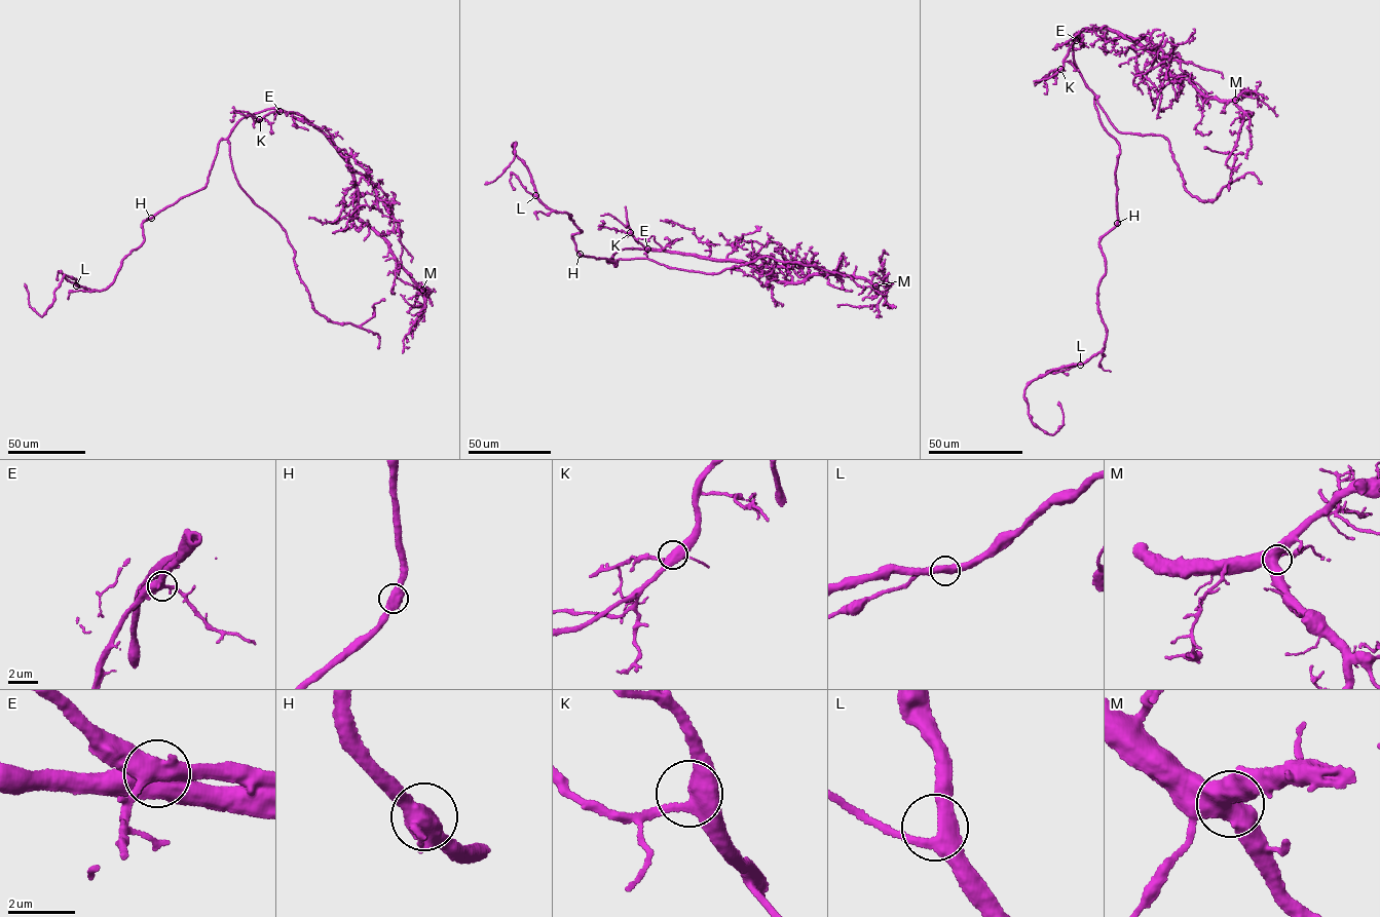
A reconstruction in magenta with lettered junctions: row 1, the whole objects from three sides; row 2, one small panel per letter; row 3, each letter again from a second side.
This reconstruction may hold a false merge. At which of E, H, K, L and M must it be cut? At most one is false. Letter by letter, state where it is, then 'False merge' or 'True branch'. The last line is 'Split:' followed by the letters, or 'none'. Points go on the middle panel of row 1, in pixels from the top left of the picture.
E: Place: (647, 249). True branch
H: Place: (580, 254). True branch
K: Place: (630, 232). True branch
L: Place: (535, 195). True branch
M: Place: (875, 285). True branch
Split: none

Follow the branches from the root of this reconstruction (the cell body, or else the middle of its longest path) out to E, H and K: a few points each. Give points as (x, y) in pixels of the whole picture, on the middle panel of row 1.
E: (606, 261), (610, 262), (613, 254), (624, 249), (647, 249)
H: (606, 261), (610, 258), (614, 266), (618, 264), (607, 258), (580, 254)
K: (606, 261), (610, 262), (613, 254), (624, 249), (646, 249), (630, 232)

